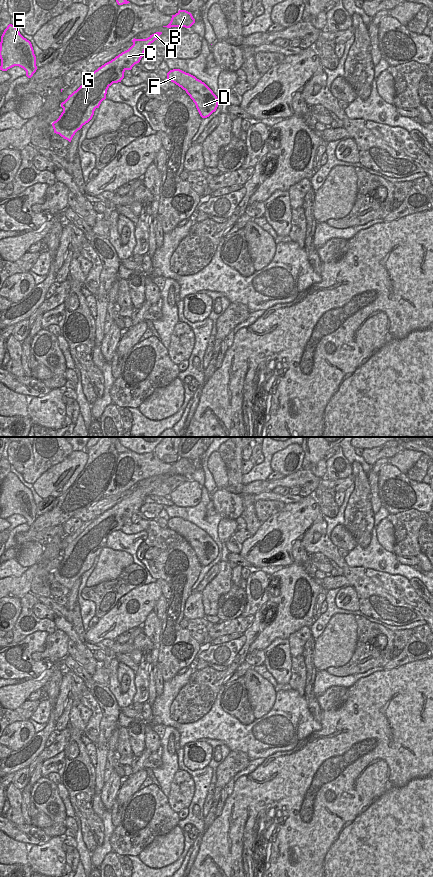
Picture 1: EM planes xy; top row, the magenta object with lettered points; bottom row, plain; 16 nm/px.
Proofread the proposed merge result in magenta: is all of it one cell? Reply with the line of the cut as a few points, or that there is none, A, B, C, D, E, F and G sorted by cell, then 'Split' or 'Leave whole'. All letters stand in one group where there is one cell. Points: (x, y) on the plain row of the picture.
Split along xy (113, 523), (104, 531). Groups: A B C E G / D F. Split.

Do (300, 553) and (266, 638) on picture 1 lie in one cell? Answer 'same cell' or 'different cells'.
same cell

